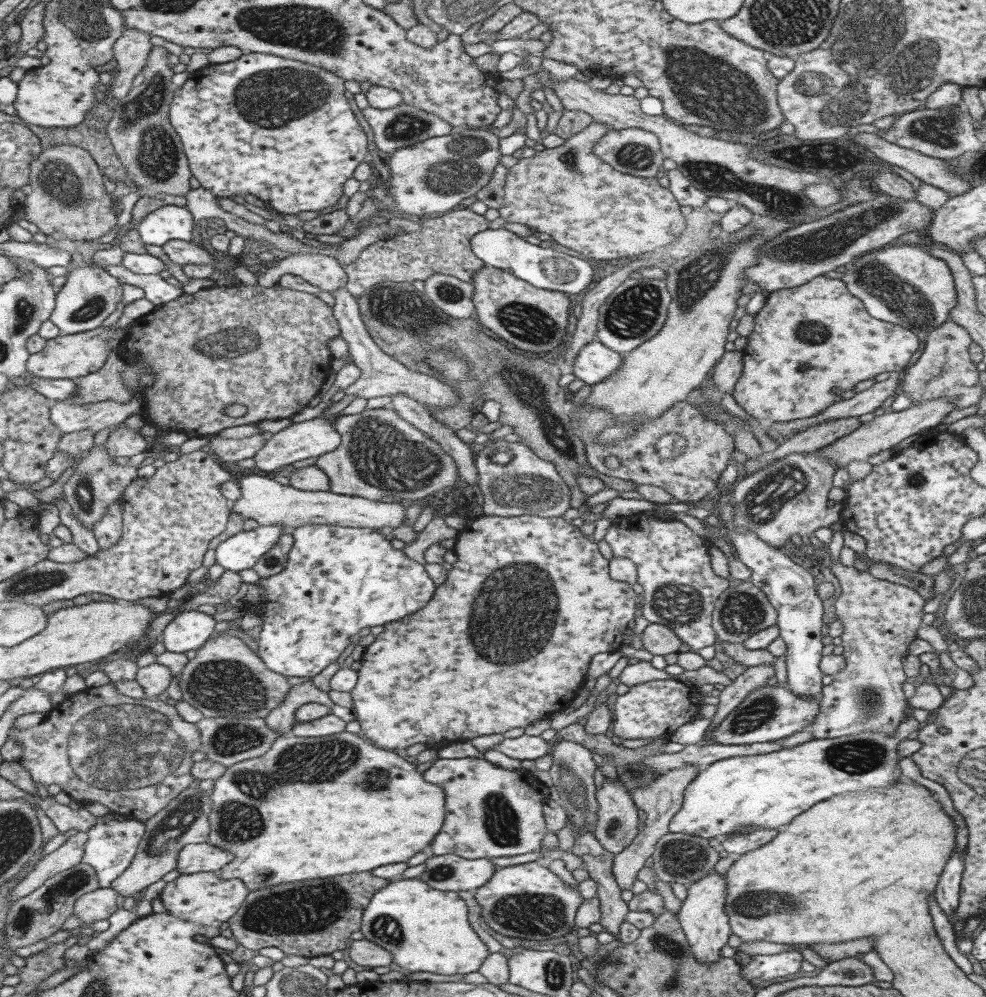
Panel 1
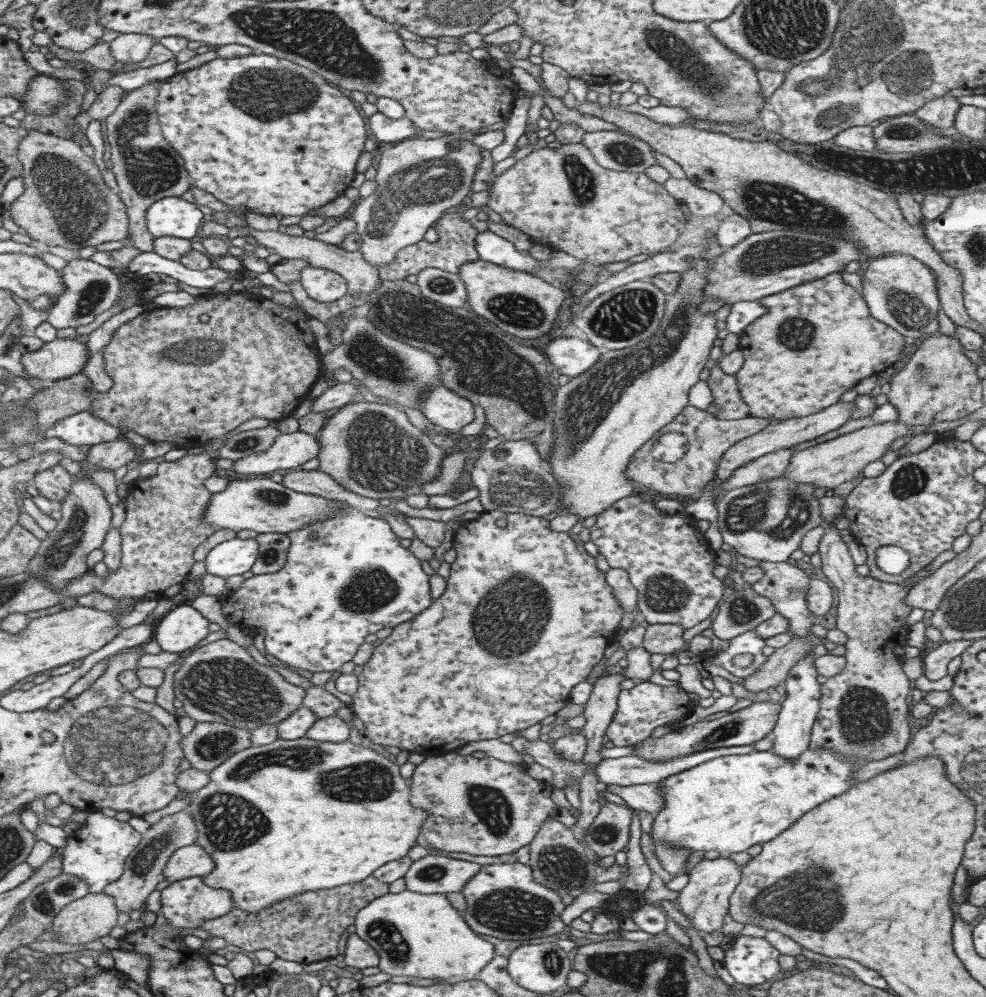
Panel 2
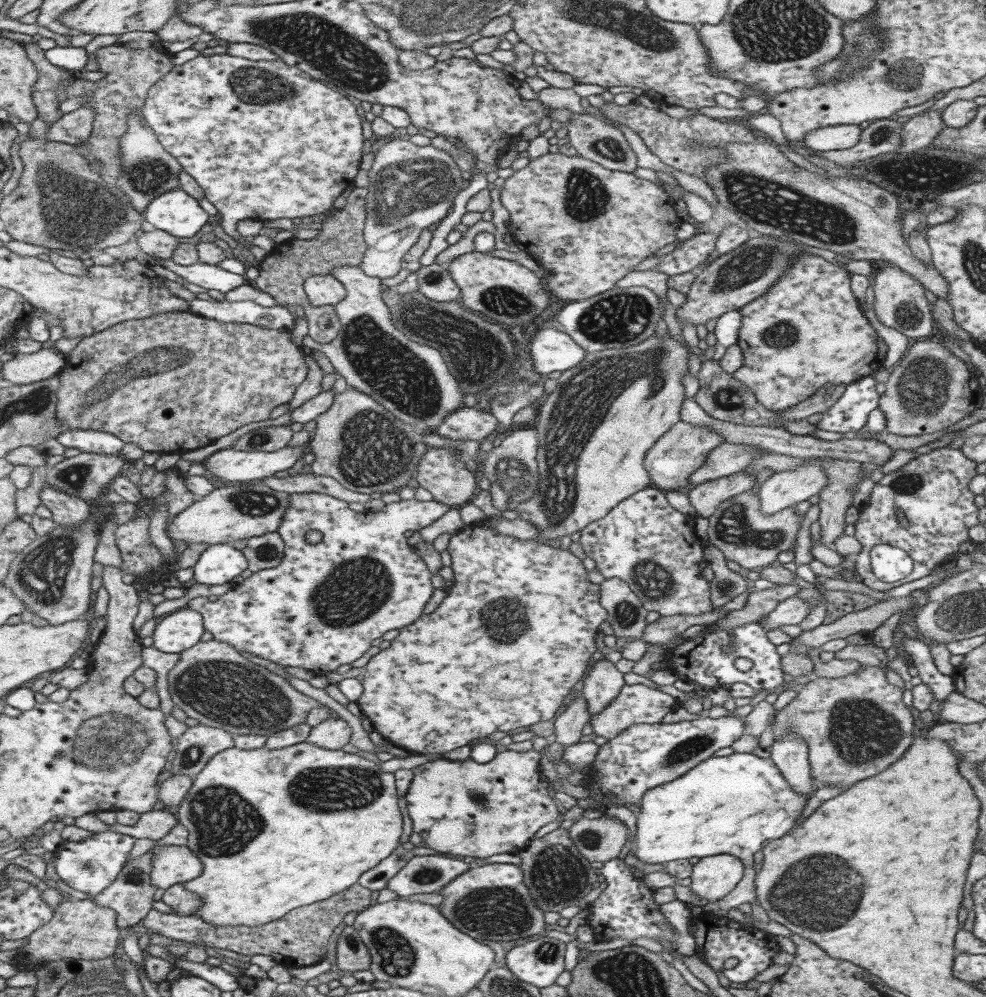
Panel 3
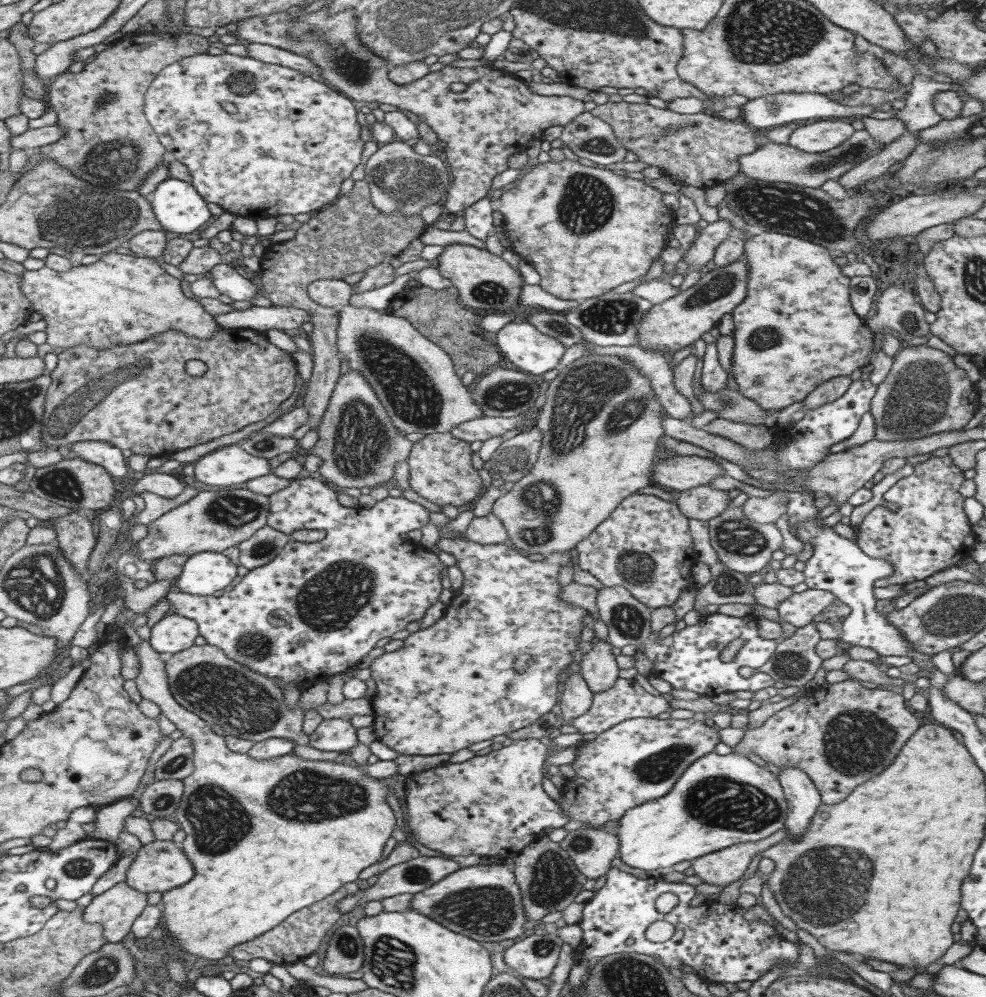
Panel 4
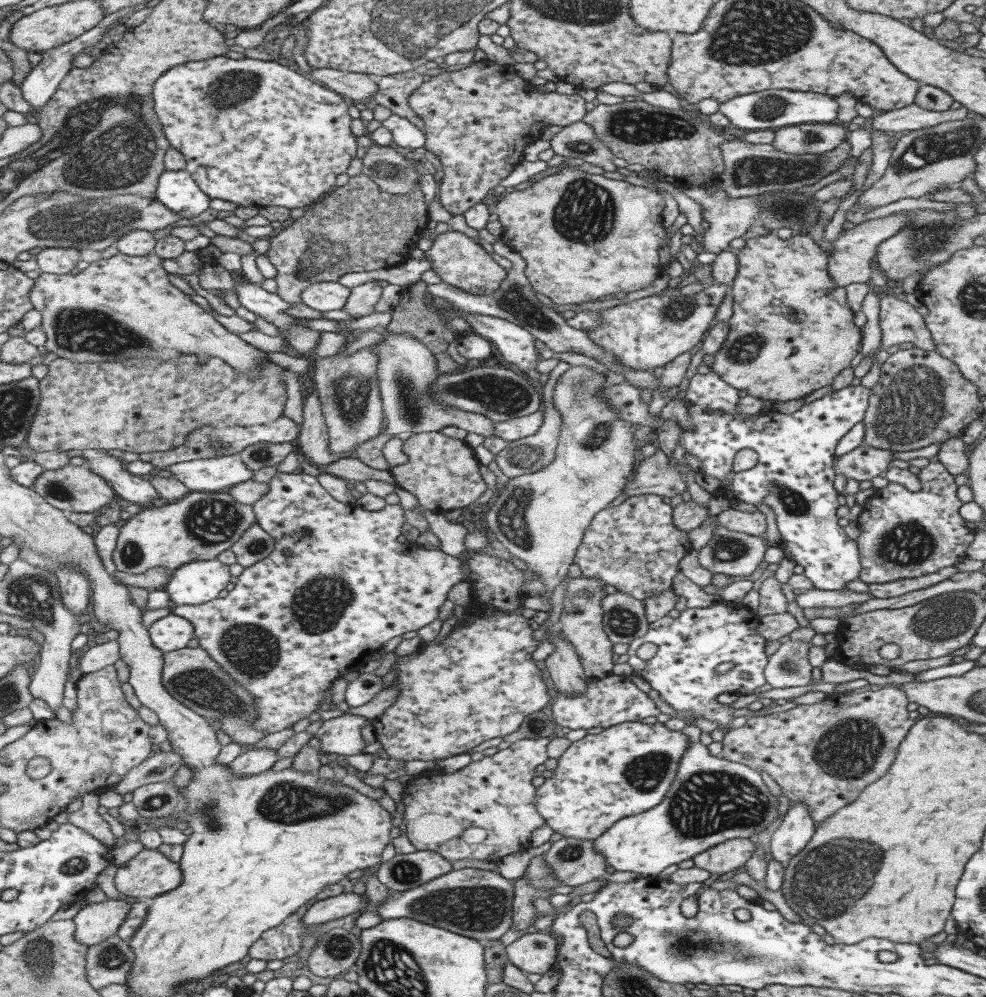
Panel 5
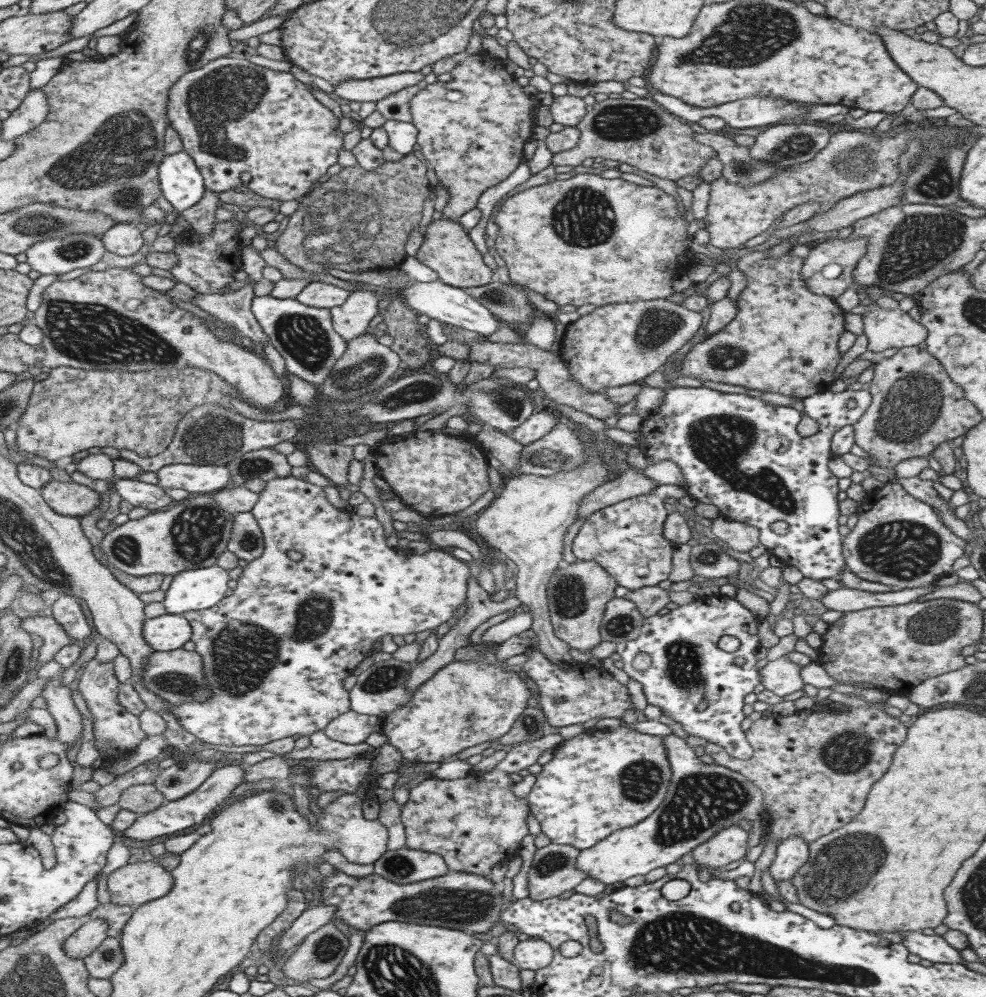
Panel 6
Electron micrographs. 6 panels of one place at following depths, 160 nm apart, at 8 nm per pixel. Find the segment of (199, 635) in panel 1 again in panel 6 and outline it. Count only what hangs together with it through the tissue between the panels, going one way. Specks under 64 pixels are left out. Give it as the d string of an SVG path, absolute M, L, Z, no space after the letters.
M163 613L142 622L142 637L153 651L182 648L192 635L190 624L181 615Z

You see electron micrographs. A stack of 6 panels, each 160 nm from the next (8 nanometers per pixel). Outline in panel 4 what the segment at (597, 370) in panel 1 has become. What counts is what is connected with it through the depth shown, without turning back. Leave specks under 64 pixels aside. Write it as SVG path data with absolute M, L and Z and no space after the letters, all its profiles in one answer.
M509 321L493 333L492 340L511 365L532 375L541 375L556 368L566 349L560 342L524 321Z

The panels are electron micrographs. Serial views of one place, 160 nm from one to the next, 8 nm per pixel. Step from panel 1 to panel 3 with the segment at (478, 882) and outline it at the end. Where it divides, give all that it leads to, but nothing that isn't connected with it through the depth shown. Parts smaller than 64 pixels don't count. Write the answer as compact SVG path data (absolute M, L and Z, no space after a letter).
M444 854L419 855L410 858L385 884L387 890L395 892L397 897L407 897L411 894L437 892L444 884L471 868L462 860L453 859Z

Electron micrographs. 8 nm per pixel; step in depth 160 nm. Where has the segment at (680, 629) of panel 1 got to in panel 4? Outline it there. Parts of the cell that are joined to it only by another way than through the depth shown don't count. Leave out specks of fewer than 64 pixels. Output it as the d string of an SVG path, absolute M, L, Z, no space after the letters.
M630 494L587 539L575 545L579 571L588 572L603 587L626 589L648 609L670 607L681 592L694 588L691 567L698 559L687 520L674 502L654 495Z

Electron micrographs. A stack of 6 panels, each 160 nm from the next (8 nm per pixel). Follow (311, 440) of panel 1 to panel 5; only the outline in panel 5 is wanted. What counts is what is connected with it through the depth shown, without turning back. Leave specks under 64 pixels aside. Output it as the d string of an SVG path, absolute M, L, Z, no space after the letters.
M238 454L197 459L172 464L165 468L189 491L218 492L251 479L253 470L241 462Z

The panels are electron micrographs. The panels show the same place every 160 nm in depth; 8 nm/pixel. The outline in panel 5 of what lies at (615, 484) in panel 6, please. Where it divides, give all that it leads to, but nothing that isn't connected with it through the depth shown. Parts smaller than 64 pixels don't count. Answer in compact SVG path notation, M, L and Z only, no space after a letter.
M658 448L653 455L634 464L632 476L622 493L629 497L641 494L672 497L682 493L684 480L681 480L678 470L666 464L667 461L668 458Z

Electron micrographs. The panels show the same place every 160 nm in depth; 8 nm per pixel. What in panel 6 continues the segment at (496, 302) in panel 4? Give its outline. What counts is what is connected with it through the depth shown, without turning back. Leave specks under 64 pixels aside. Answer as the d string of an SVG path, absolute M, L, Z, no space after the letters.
M447 218L432 220L427 224L422 237L422 243L415 251L414 257L421 263L436 272L443 284L454 287L467 288L487 284L493 280L495 274L487 267L481 255L475 249L475 245L467 236L464 229L456 220Z

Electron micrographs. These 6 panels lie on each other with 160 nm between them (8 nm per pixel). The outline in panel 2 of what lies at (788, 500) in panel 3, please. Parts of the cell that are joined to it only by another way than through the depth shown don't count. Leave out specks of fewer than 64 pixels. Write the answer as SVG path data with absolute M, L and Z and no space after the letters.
M898 420L883 424L871 422L868 426L840 434L833 439L817 443L801 451L795 451L789 458L782 476L792 480L795 484L814 484L816 488L834 489L841 482L859 474L869 462L879 459L895 438L910 434L909 427L909 424Z

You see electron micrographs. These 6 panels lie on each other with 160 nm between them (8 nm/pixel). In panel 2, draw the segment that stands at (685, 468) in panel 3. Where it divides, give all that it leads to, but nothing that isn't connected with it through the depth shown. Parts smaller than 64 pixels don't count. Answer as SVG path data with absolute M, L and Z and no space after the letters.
M687 405L680 413L675 416L675 418L669 423L666 424L658 434L663 434L663 432L679 432L683 434L683 436L687 437L689 446L687 450L683 453L683 456L675 462L666 462L663 463L661 461L655 460L650 453L652 443L657 439L657 435L652 438L652 440L646 441L645 445L642 445L635 451L630 458L630 461L626 466L626 475L634 480L636 484L640 484L641 486L645 486L649 488L651 493L653 492L661 492L661 494L677 494L678 496L690 496L691 494L700 494L701 490L704 486L714 478L714 470L721 458L721 455L725 450L727 450L732 444L738 442L742 438L747 438L747 436L751 436L756 432L759 432L763 427L769 425L771 422L775 422L779 420L771 420L757 417L747 417L735 420L723 420L719 418L715 418L711 413L707 410L701 410L699 408L695 408L693 406Z

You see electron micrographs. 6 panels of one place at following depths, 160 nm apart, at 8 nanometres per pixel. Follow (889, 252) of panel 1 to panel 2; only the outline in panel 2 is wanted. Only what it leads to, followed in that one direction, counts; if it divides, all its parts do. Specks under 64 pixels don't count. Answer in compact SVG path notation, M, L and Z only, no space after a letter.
M908 254L882 255L863 261L865 273L861 276L861 296L869 315L901 334L901 328L913 330L907 336L925 340L938 332L937 312L940 302L932 272Z

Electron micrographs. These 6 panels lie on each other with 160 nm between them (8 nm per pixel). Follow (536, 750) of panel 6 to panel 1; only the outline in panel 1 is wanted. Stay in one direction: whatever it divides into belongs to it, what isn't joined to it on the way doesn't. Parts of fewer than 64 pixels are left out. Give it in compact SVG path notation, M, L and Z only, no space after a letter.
M475 757L435 759L431 766L422 772L422 779L443 789L443 824L428 847L430 856L455 854L467 860L517 856L537 850L543 835L548 834L542 813L542 806L547 801L548 794L526 768L507 770Z

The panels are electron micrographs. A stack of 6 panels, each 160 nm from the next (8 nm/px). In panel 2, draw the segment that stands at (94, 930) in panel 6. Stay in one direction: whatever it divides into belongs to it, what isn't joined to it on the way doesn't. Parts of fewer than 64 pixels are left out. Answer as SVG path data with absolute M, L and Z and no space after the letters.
M187 808L160 818L141 834L139 844L124 860L122 873L113 882L104 886L102 893L114 900L119 912L127 914L129 910L142 911L146 898L155 890L155 886L164 880L162 868L169 855L178 848L193 844L195 839L195 824L193 824L193 819Z

